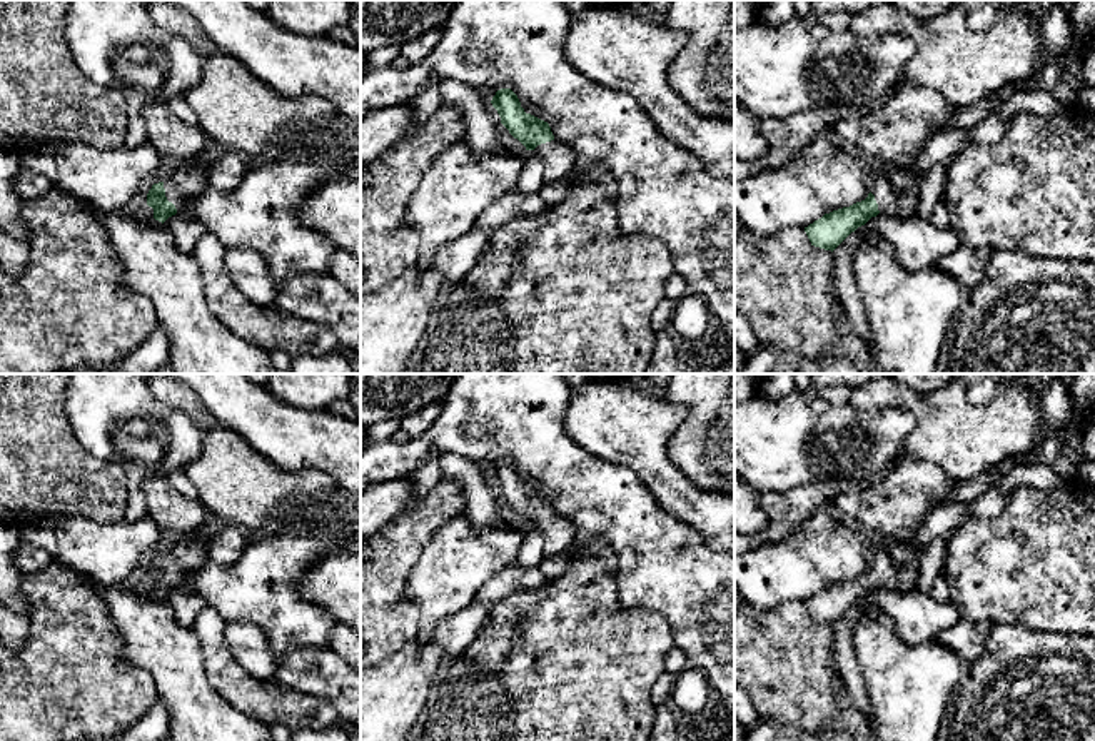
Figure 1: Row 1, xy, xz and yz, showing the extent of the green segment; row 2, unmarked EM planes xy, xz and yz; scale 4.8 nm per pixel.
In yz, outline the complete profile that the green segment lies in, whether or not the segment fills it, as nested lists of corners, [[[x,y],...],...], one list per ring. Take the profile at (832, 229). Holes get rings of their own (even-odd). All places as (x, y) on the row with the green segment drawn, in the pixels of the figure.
[[[886,172],[871,175],[870,194],[865,200],[825,214],[805,227],[805,232],[811,245],[833,252],[851,232],[878,214],[896,219],[915,215],[918,187],[920,184],[915,184],[900,194]]]

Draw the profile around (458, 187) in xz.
[[[457,142],[439,154],[407,204],[407,222],[419,234],[417,267],[429,269],[441,247],[472,230],[482,212],[516,187],[521,170],[521,157],[509,150],[474,155]]]

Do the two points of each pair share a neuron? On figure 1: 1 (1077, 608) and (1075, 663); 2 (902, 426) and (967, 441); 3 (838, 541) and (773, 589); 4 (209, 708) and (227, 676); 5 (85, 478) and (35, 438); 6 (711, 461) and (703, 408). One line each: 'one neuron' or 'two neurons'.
1: two neurons
2: two neurons
3: one neuron
4: two neurons
5: one neuron
6: one neuron

